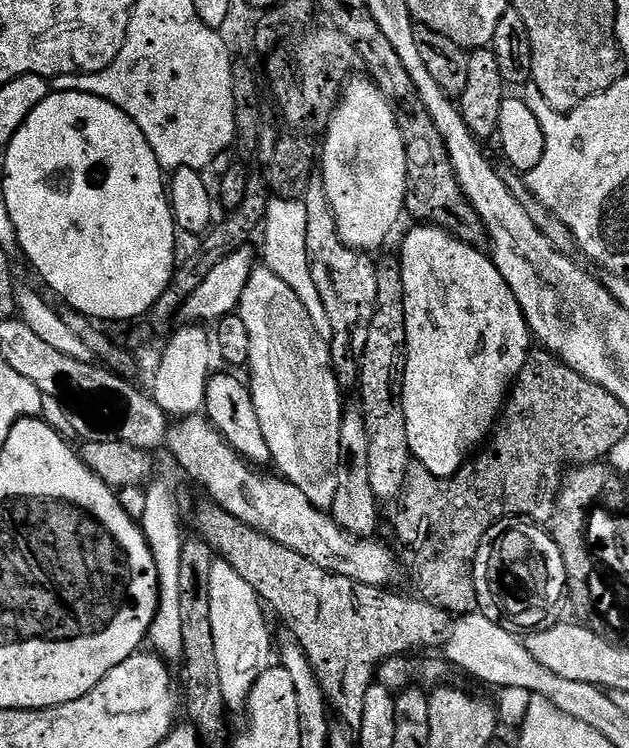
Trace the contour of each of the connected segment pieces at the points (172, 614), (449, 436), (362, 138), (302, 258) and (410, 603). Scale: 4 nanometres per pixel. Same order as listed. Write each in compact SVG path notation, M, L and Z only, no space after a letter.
M153 479L146 488L146 510L138 521L140 529L144 531L144 537L150 548L150 554L154 556L154 566L158 570L158 606L154 614L154 622L148 631L147 643L152 644L151 651L161 658L169 661L179 661L184 655L182 650L182 610L180 609L180 584L179 567L182 566L181 554L186 536L180 533L180 514L176 510L176 496L172 493L172 488L164 480Z
M431 224L412 226L400 244L398 259L402 270L402 290L404 291L404 305L406 306L406 338L408 339L408 355L404 361L404 413L406 414L406 438L411 459L419 467L430 470L439 480L449 480L461 466L468 463L470 457L489 439L495 429L507 400L512 383L516 375L522 370L530 353L534 348L534 337L528 328L526 318L518 306L518 298L506 286L506 280L494 266L491 255L479 247L464 244L456 236L444 232Z
M370 78L356 79L349 79L345 83L340 93L340 103L336 105L336 111L323 133L324 152L322 148L318 156L318 172L326 186L326 198L330 198L334 222L338 222L342 242L359 252L372 254L375 248L387 242L400 215L403 217L406 212L406 146L402 142L402 130L398 130L394 110L390 102L386 102L382 90Z
M272 198L268 202L268 213L264 219L262 240L264 236L264 256L266 266L294 294L298 294L302 306L306 306L306 314L310 314L310 322L314 322L314 330L322 337L330 336L330 318L326 318L326 306L322 306L322 298L318 298L318 286L314 286L314 278L310 274L310 266L306 258L306 206L303 199L286 200Z
M203 502L196 508L196 532L195 535L203 540L213 553L218 554L219 559L225 560L230 566L234 566L234 570L238 570L240 575L246 582L250 582L250 586L254 586L256 593L260 595L261 601L269 609L272 608L278 615L284 619L284 624L289 628L291 639L299 642L302 650L306 654L306 658L310 662L310 666L314 670L314 674L318 678L318 682L324 691L324 699L327 701L331 715L341 720L343 727L348 730L358 730L362 726L362 709L366 706L366 690L370 690L370 686L377 679L379 666L384 660L394 658L395 656L409 655L411 648L432 648L436 643L439 645L441 641L447 637L450 631L450 617L448 613L440 608L435 608L426 603L426 601L413 598L410 600L406 596L399 596L393 590L385 590L383 588L375 588L374 586L366 586L362 582L354 582L350 578L342 578L333 572L322 570L322 566L314 566L314 562L310 562L310 558L302 558L302 554L298 554L294 550L290 550L290 546L282 546L282 542L274 542L274 538L270 538L266 534L262 534L258 530L254 530L250 526L246 526L246 522L242 522L238 518L234 518L234 514L226 514L226 510L222 510L211 502Z

